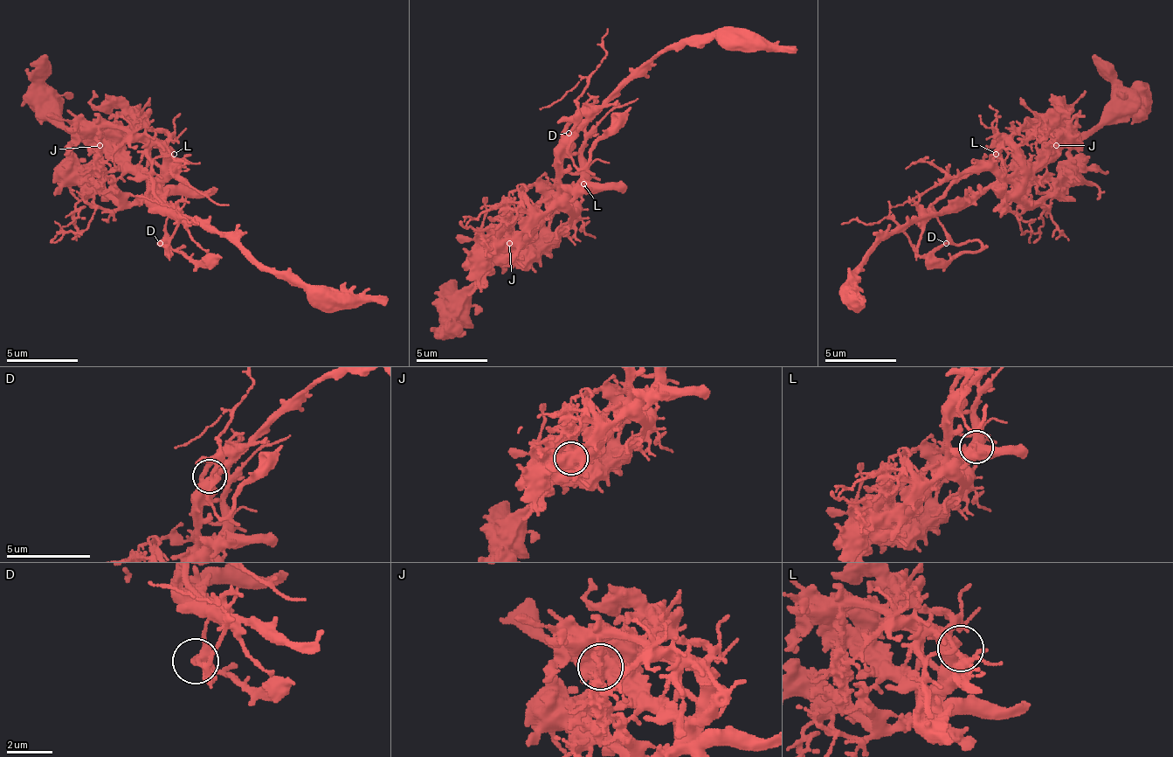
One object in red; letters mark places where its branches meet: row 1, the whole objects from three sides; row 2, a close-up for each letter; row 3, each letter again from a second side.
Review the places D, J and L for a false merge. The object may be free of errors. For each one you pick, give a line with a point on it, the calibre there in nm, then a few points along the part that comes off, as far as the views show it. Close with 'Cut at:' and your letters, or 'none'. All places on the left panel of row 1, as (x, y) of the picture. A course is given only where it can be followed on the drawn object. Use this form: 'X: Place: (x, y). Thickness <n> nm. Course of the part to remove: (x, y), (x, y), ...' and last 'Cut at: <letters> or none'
J: Place: (100, 145). Thickness 700 nm. Course of the part to remove: (99, 146), (109, 146), (160, 200), (228, 232), (256, 258), (307, 290), (342, 290), (389, 301)
Cut at: J

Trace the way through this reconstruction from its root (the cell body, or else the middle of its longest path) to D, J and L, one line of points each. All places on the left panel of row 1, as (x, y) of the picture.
D: (163, 204), (167, 229), (160, 243)
J: (163, 204), (153, 193), (153, 186), (145, 178), (138, 178), (120, 161), (113, 161), (99, 146)
L: (163, 204), (156, 200), (153, 161), (156, 157), (170, 157), (174, 154)

